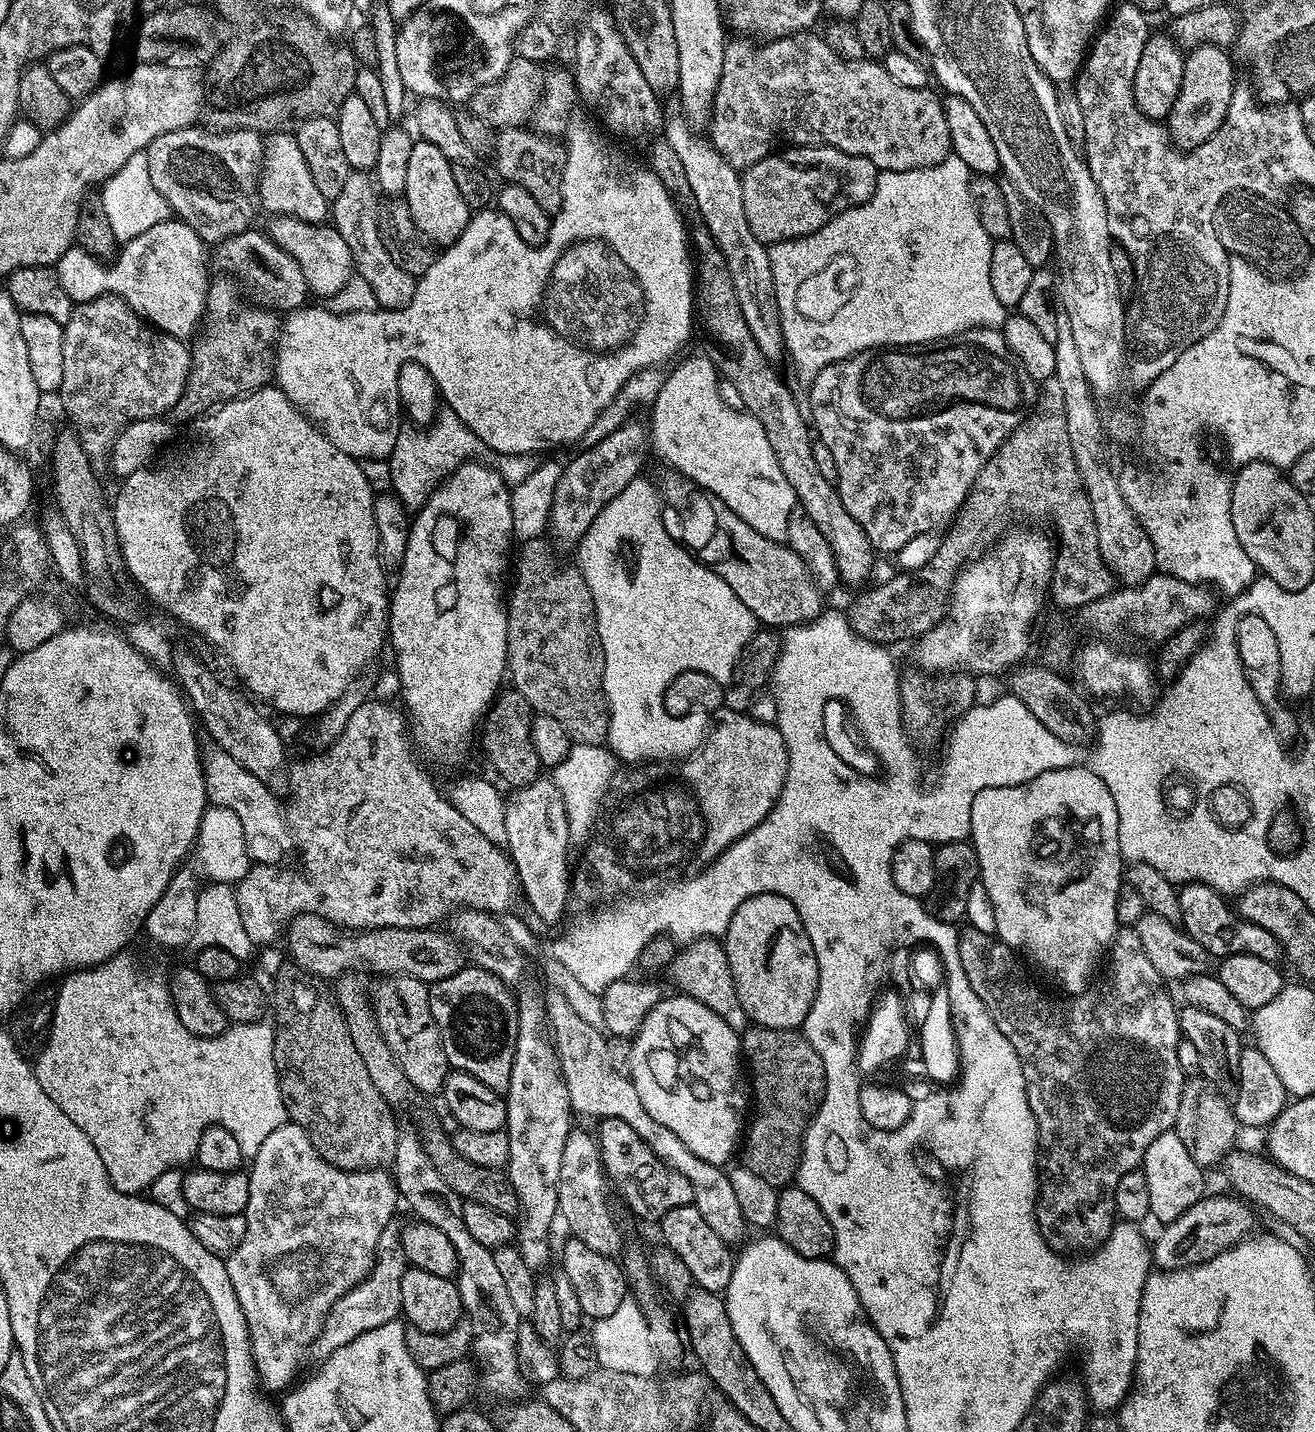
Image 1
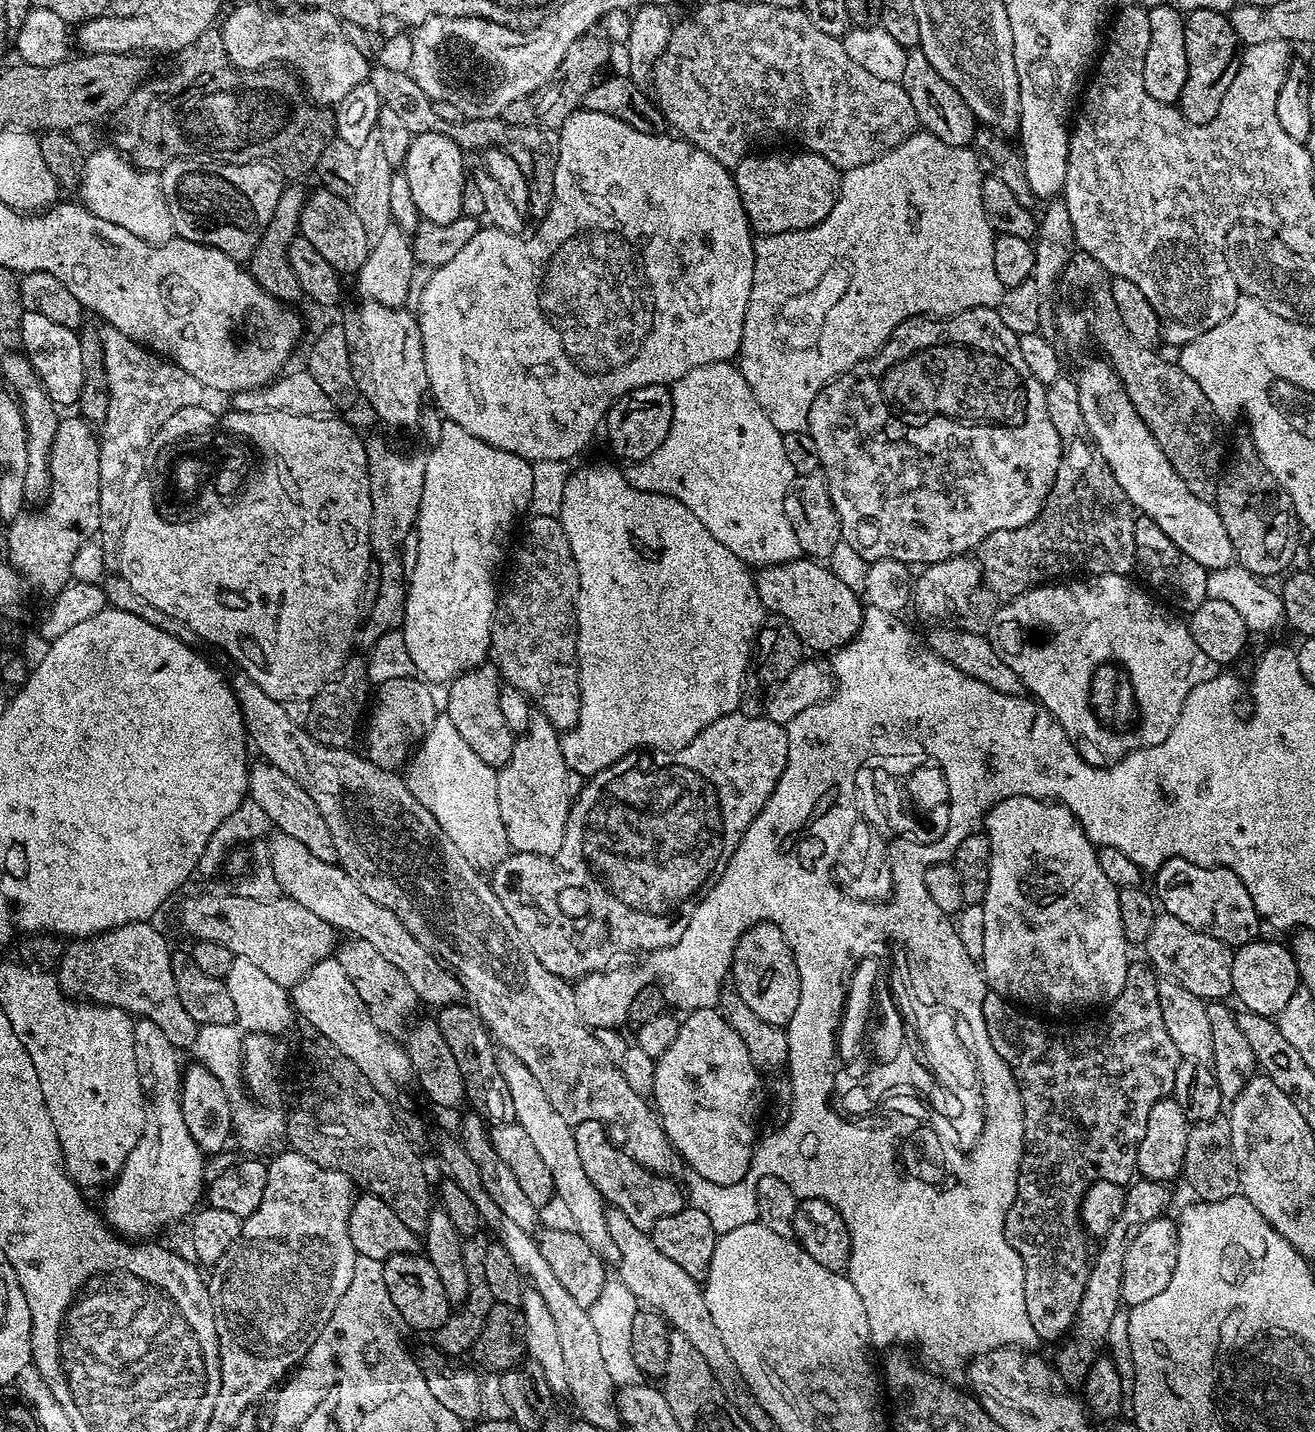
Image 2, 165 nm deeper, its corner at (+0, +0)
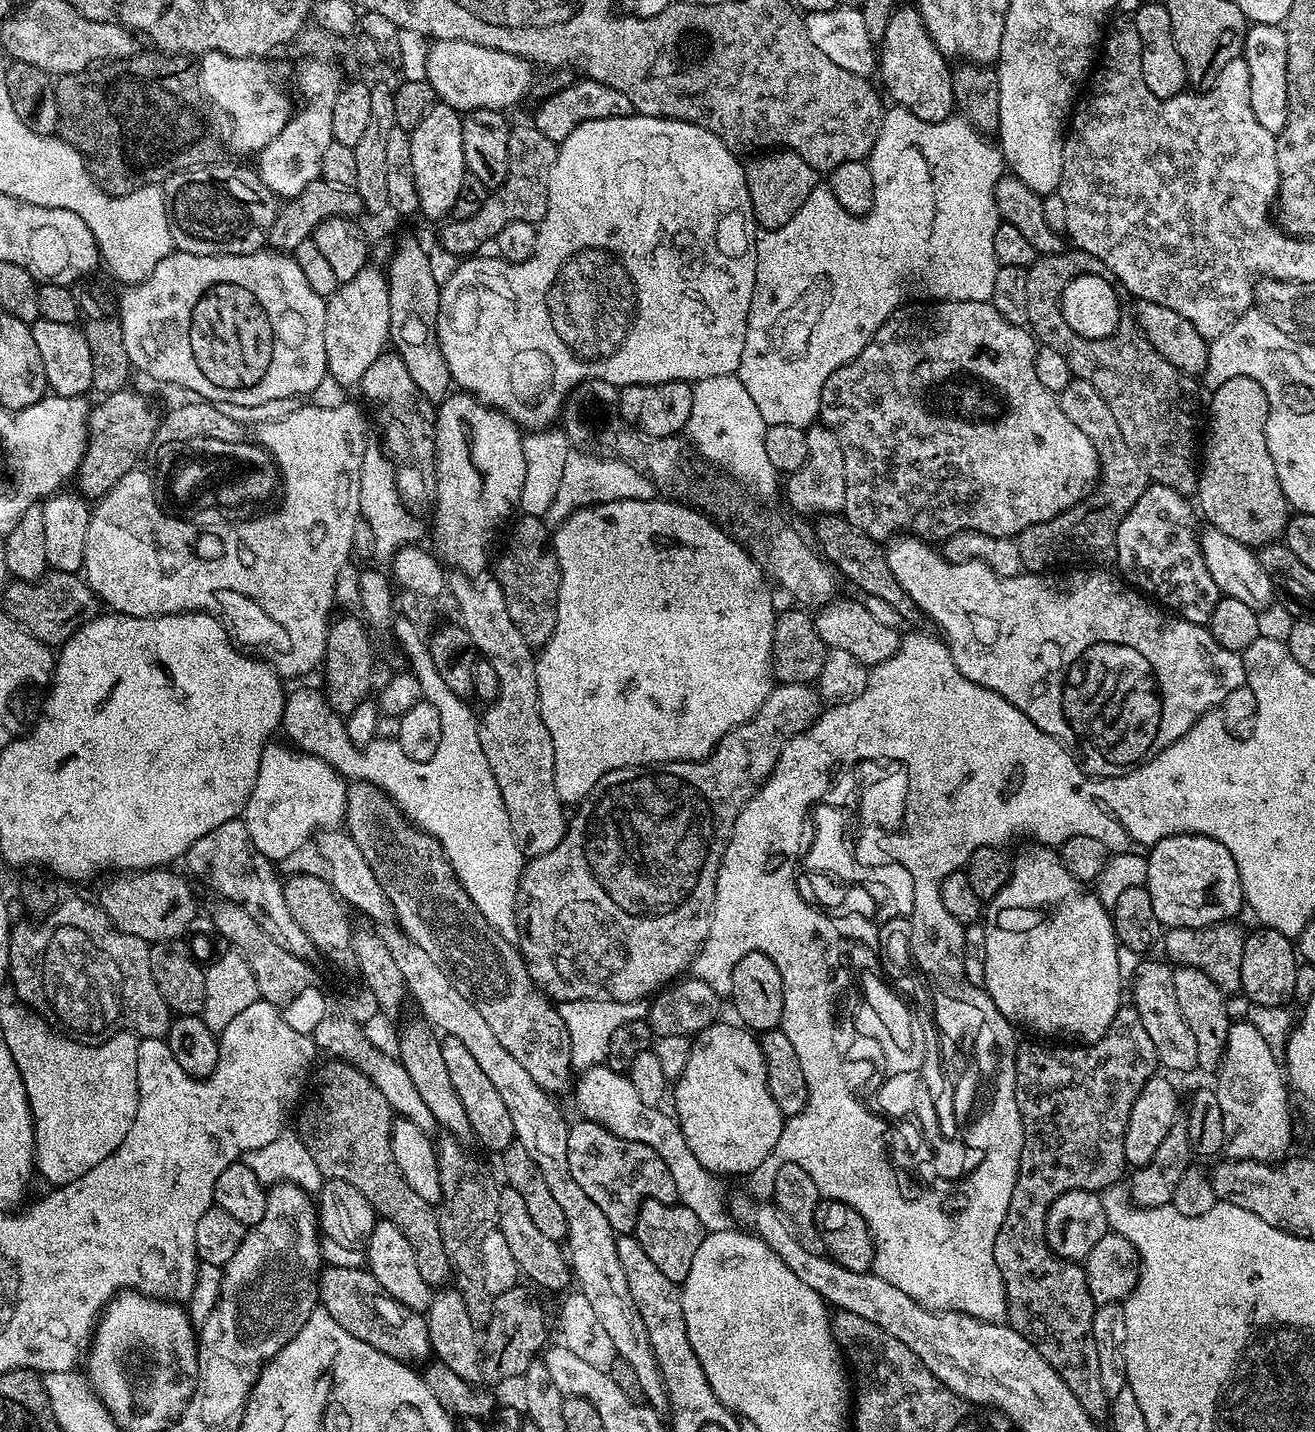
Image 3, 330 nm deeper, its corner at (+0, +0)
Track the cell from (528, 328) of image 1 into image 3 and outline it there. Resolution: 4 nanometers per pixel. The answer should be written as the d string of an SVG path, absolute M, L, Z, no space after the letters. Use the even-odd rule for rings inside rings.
M633 114L622 118L606 118L605 120L583 120L565 140L559 141L556 149L556 165L550 174L550 190L548 191L548 209L543 220L540 221L536 230L536 249L534 254L526 262L512 264L508 260L501 260L495 255L464 258L459 261L457 268L447 282L440 289L440 309L437 318L437 341L444 355L445 366L449 368L451 383L457 389L463 390L470 396L476 397L482 404L503 412L505 416L515 420L517 425L524 430L551 429L561 419L564 410L564 401L568 395L580 384L587 380L601 380L607 384L616 385L617 389L626 387L627 384L661 384L671 380L686 380L695 382L702 378L714 378L715 376L730 376L740 371L742 362L742 346L746 346L746 322L750 314L750 302L756 285L756 241L758 239L758 225L752 207L750 206L750 194L744 177L744 164L741 157L732 149L727 148L720 139L710 130L702 126L692 124L688 120L668 120L664 116L642 116ZM704 232L712 240L704 241ZM724 239L724 240L720 240ZM556 420L556 422L555 422Z

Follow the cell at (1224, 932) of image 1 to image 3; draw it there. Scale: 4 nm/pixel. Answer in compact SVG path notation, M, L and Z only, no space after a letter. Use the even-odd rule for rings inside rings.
M1167 836L1147 853L1150 902L1154 902L1154 914L1168 930L1205 928L1211 924L1223 924L1237 919L1240 907L1246 901L1238 866L1222 846L1209 836Z

